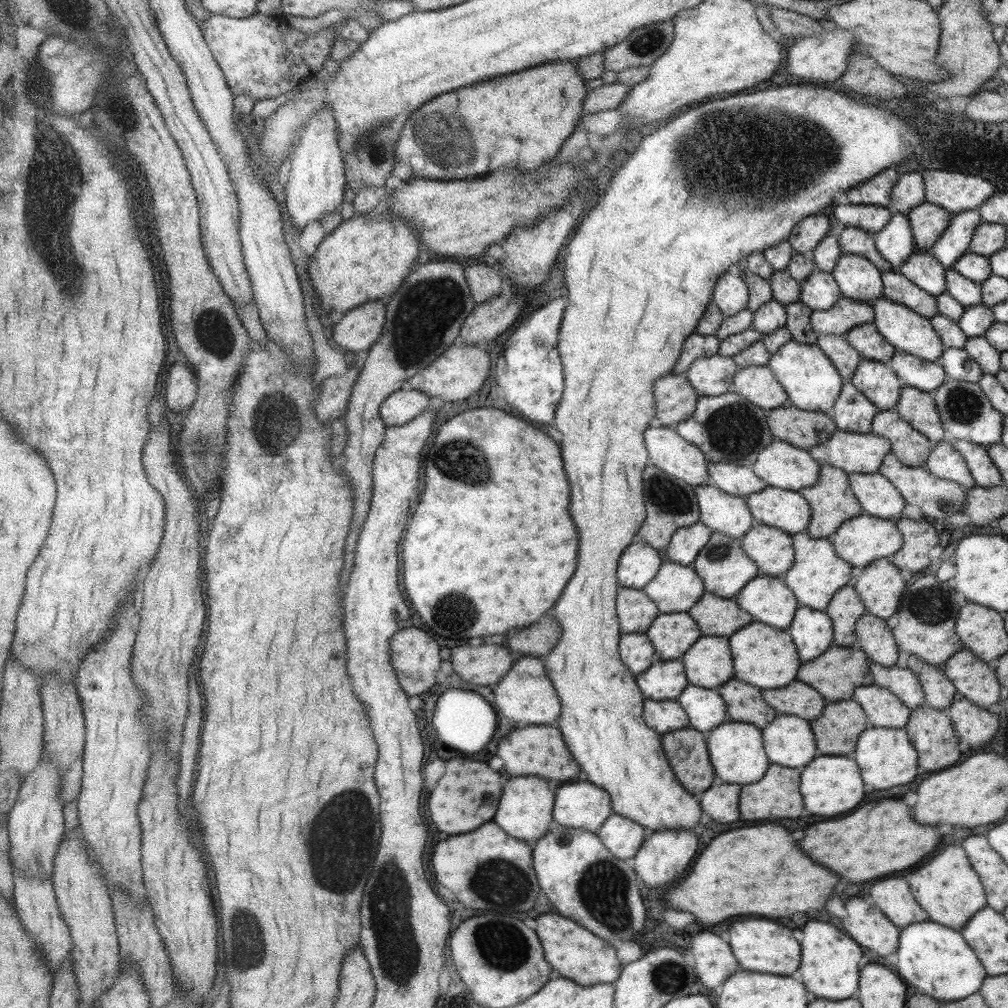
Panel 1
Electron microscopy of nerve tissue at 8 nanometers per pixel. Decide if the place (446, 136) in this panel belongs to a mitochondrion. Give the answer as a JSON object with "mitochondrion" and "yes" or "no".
{"mitochondrion":"yes"}

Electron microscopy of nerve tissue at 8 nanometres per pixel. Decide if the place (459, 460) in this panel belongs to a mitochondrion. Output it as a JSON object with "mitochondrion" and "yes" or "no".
{"mitochondrion":"yes"}

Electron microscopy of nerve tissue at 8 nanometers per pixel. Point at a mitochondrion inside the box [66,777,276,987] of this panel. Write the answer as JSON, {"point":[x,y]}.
{"point":[249,947]}

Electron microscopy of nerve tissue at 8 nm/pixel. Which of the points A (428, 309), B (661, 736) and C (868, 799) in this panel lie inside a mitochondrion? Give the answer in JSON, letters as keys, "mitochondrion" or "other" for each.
{"A":"mitochondrion","B":"other","C":"other"}

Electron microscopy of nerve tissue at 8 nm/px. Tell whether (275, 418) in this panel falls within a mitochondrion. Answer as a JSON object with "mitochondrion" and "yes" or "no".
{"mitochondrion":"yes"}

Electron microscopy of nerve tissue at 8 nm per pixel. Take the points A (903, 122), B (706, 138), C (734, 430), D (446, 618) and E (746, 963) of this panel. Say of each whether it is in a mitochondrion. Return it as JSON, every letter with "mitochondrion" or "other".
{"A":"other","B":"mitochondrion","C":"mitochondrion","D":"mitochondrion","E":"other"}

